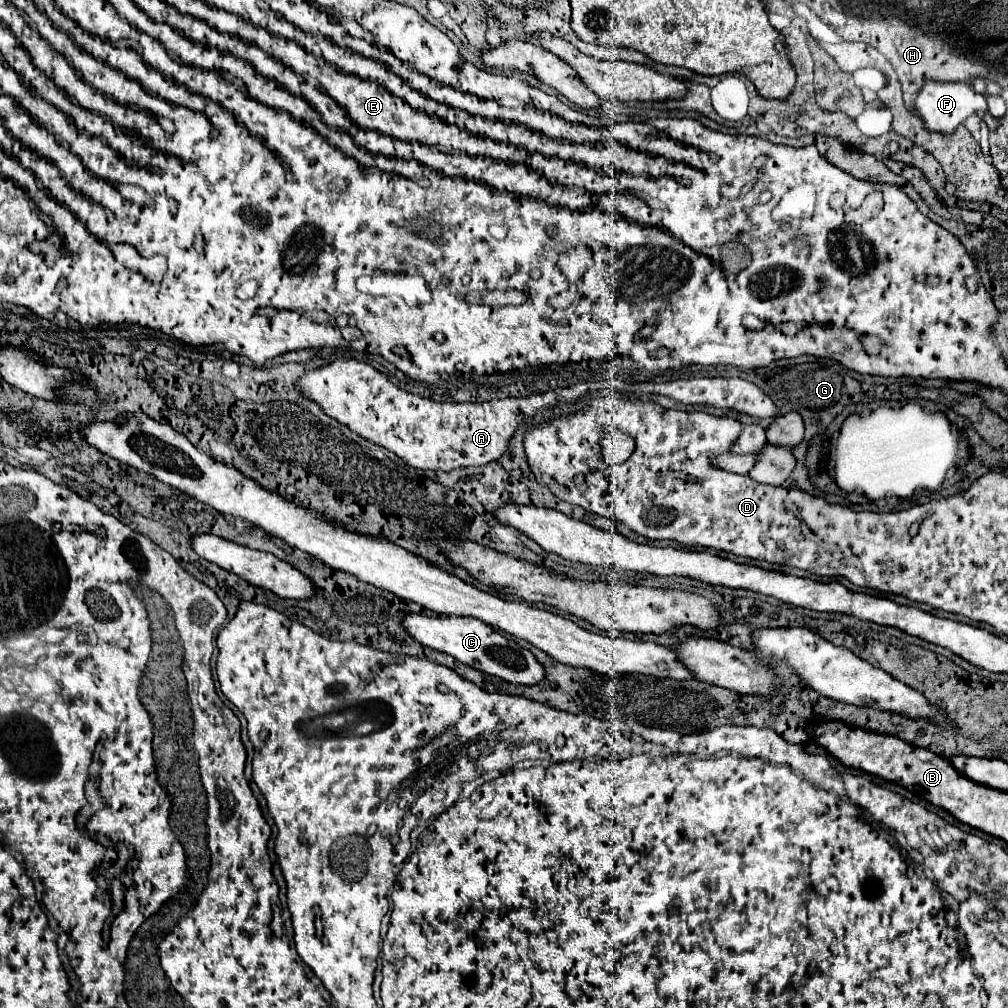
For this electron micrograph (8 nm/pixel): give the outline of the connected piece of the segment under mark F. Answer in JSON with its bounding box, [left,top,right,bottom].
[914,81,988,135]

